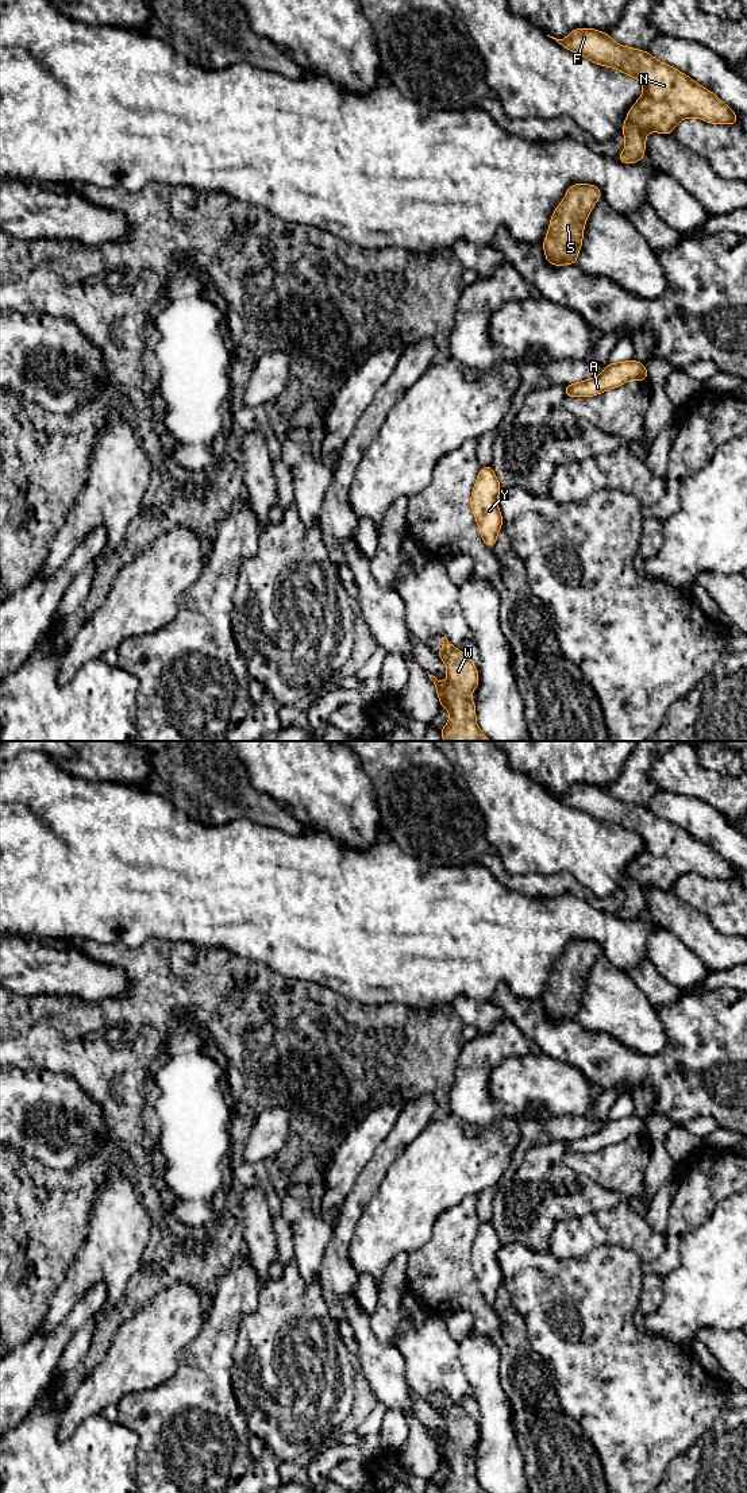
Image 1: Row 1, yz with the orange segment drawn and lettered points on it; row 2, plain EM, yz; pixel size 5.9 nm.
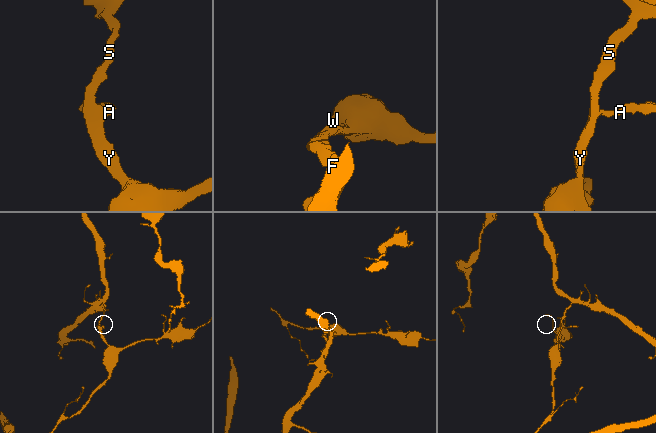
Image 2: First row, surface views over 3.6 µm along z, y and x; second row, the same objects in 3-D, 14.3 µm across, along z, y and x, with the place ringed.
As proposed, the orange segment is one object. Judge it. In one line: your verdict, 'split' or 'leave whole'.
leave whole

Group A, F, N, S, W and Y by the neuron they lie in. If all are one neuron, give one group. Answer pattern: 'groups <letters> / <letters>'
groups A F N S W Y

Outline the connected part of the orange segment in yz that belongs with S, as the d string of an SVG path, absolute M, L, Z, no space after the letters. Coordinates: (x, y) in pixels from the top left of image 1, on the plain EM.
M571 941L550 975L550 984L543 998L546 1016L550 1021L574 1021L581 1006L584 981L601 945L596 941Z

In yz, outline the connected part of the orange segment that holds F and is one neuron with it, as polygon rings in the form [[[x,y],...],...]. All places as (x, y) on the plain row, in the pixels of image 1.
[[[575,784],[567,794],[550,794],[597,821],[615,823],[643,840],[643,850],[628,867],[623,880],[625,903],[617,913],[621,919],[636,919],[644,914],[647,888],[671,891],[685,873],[698,873],[713,880],[738,880],[738,871],[715,849],[685,829],[656,817],[650,809],[613,798],[609,790]]]

